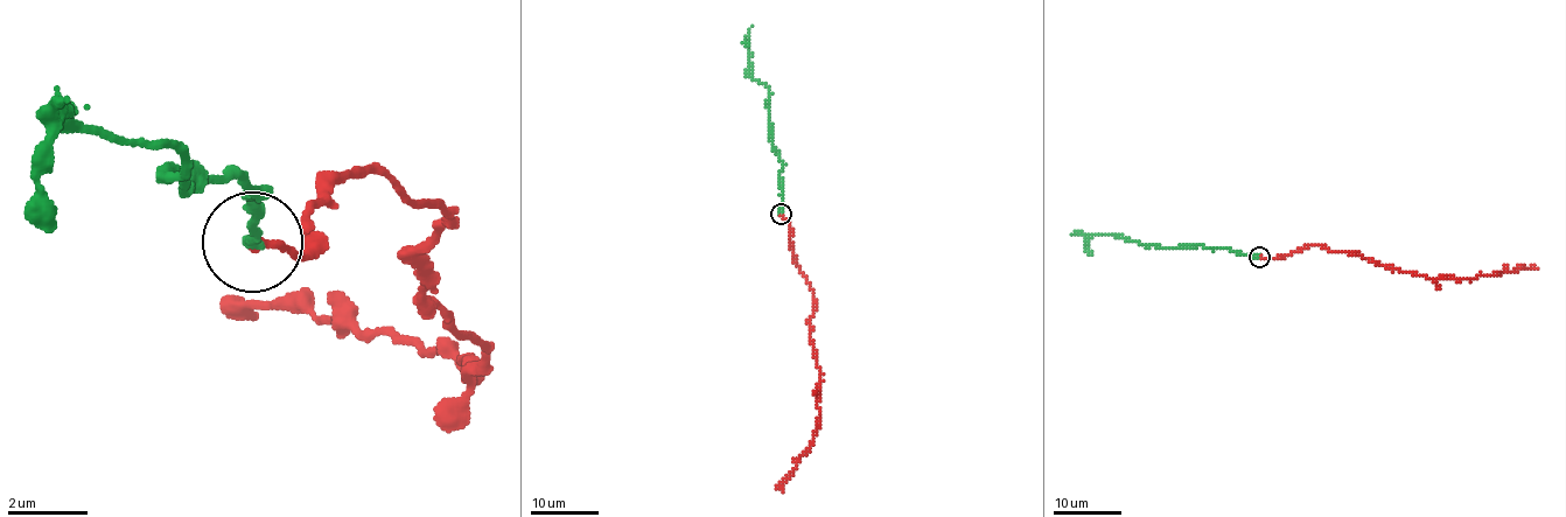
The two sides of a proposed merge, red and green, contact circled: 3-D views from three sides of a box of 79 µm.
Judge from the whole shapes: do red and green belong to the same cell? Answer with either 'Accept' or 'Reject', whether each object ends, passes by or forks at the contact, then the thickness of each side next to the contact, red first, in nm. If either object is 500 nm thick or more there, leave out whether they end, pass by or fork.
Accept. At the ring red ends. At the ring green ends. Thickness 180 nm (red) against 240 nm

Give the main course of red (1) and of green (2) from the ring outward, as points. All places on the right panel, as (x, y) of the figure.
1: (1259, 257), (1272, 259), (1322, 245), (1357, 252), (1432, 279), (1476, 279), (1538, 269)
2: (1259, 257), (1204, 245), (1140, 245), (1121, 236), (1106, 233), (1092, 233), (1088, 238), (1091, 256)

